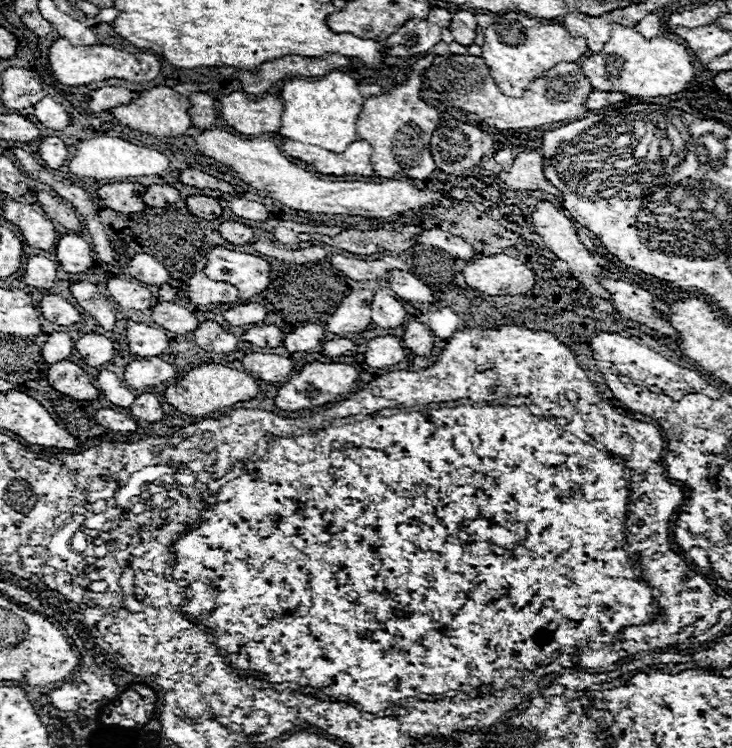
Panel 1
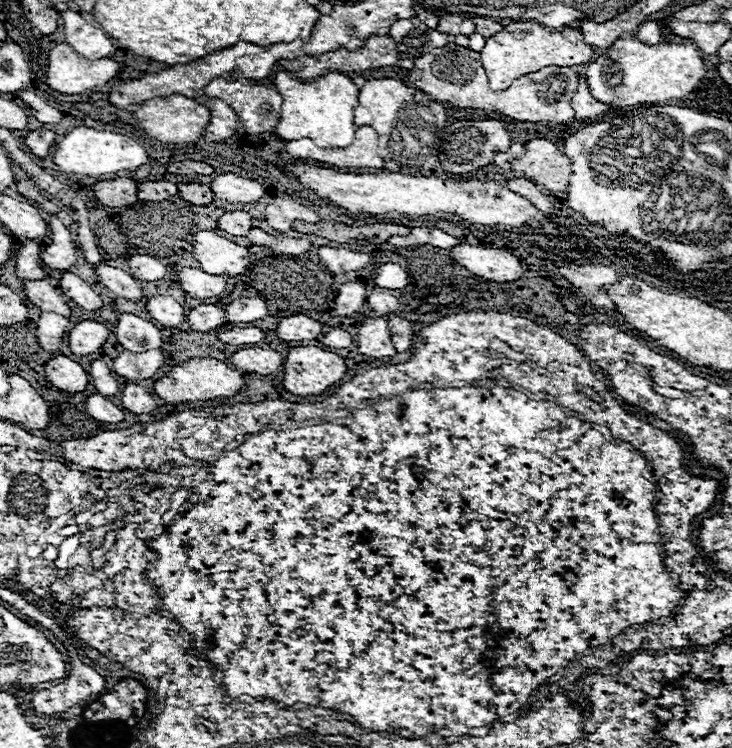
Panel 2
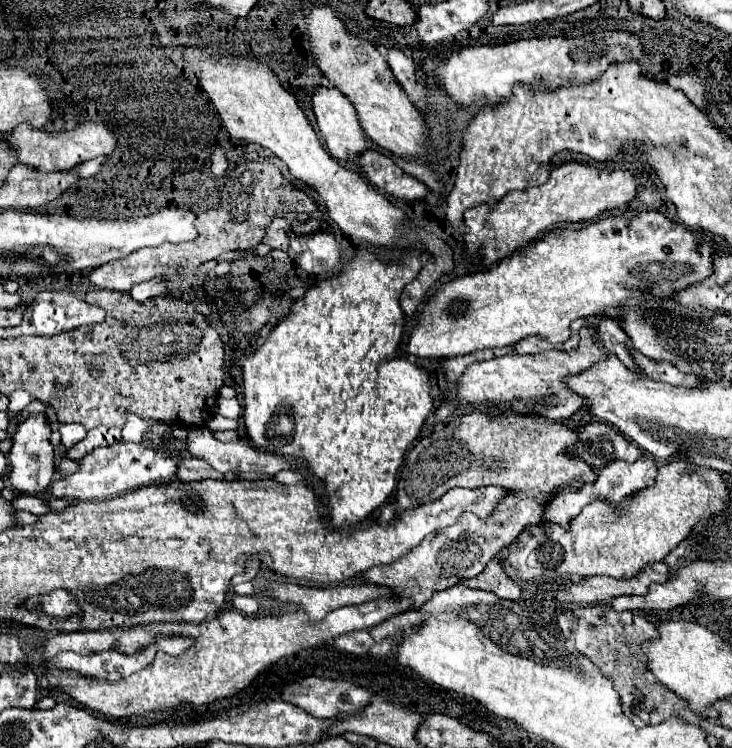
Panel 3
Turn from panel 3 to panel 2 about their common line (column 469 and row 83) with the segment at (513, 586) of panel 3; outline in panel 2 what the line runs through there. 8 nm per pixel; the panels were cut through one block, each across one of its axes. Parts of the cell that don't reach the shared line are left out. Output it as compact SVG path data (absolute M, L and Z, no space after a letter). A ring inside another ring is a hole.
M584 78L580 80L578 90L574 92L570 104L572 104L574 112L576 112L576 118L580 118L580 120L584 120L584 118L598 118L598 116L602 116L610 108L608 104L598 102L598 100L592 98L592 94L590 94L588 84L586 84Z

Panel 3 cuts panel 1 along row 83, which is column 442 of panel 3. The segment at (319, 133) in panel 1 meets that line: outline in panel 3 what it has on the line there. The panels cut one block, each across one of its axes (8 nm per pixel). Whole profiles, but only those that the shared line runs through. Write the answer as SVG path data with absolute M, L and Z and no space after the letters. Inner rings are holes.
M644 210L632 218L606 216L596 222L590 220L580 224L564 224L548 232L542 240L536 240L520 252L514 252L510 260L500 260L496 268L492 266L488 270L466 274L444 284L422 312L418 326L412 330L406 352L420 358L452 358L488 346L516 344L518 340L532 334L552 342L566 342L572 334L570 324L574 320L600 318L610 308L622 308L626 298L634 296L634 290L650 290L650 294L658 294L660 290L670 294L706 280L712 276L712 252L714 248L710 242L706 242L702 236L696 236L696 232L690 232L684 226L668 220L658 210ZM454 300L468 302L462 316L452 316L448 312L448 306Z

